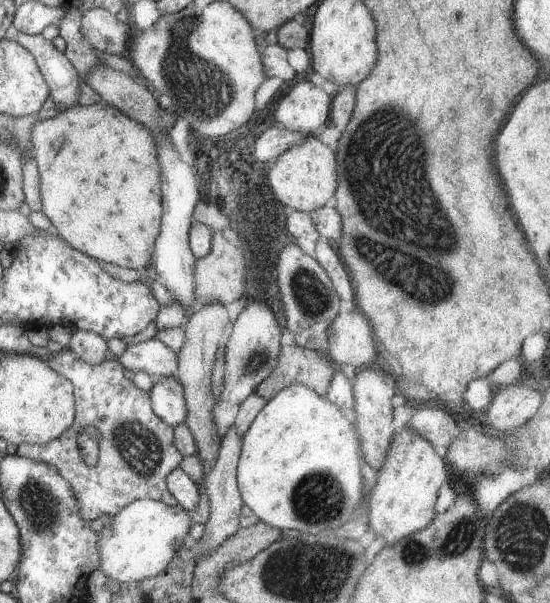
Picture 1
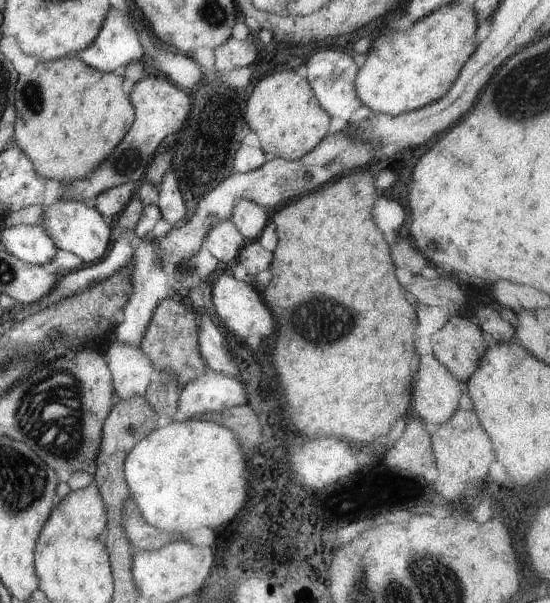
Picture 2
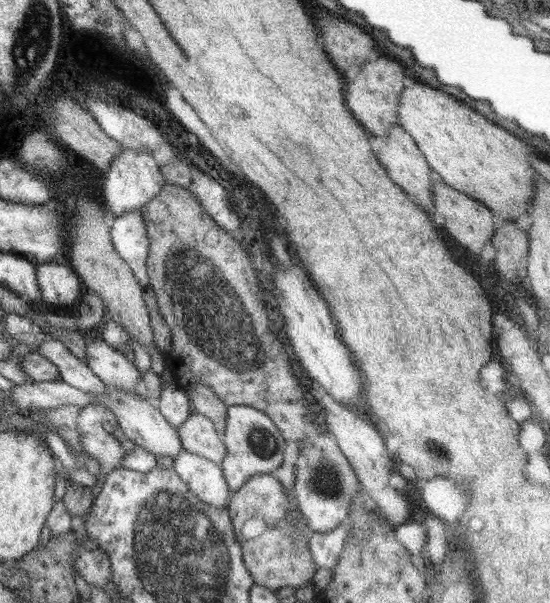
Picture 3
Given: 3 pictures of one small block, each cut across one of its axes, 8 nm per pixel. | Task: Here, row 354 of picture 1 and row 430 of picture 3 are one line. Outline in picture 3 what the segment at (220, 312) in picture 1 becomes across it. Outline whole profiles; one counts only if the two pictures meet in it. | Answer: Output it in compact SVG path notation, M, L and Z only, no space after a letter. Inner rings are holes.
M190 413L177 428L182 448L210 463L221 465L227 453L223 434L203 414Z

